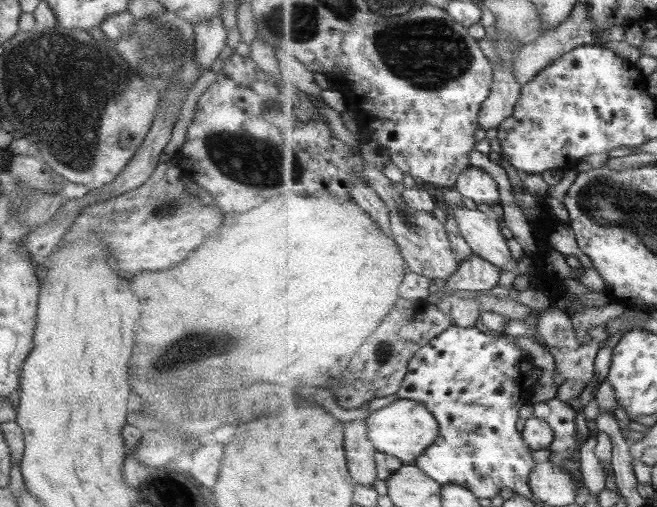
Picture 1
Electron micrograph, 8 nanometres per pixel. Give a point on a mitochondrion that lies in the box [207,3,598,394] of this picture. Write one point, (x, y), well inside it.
(427, 53)

